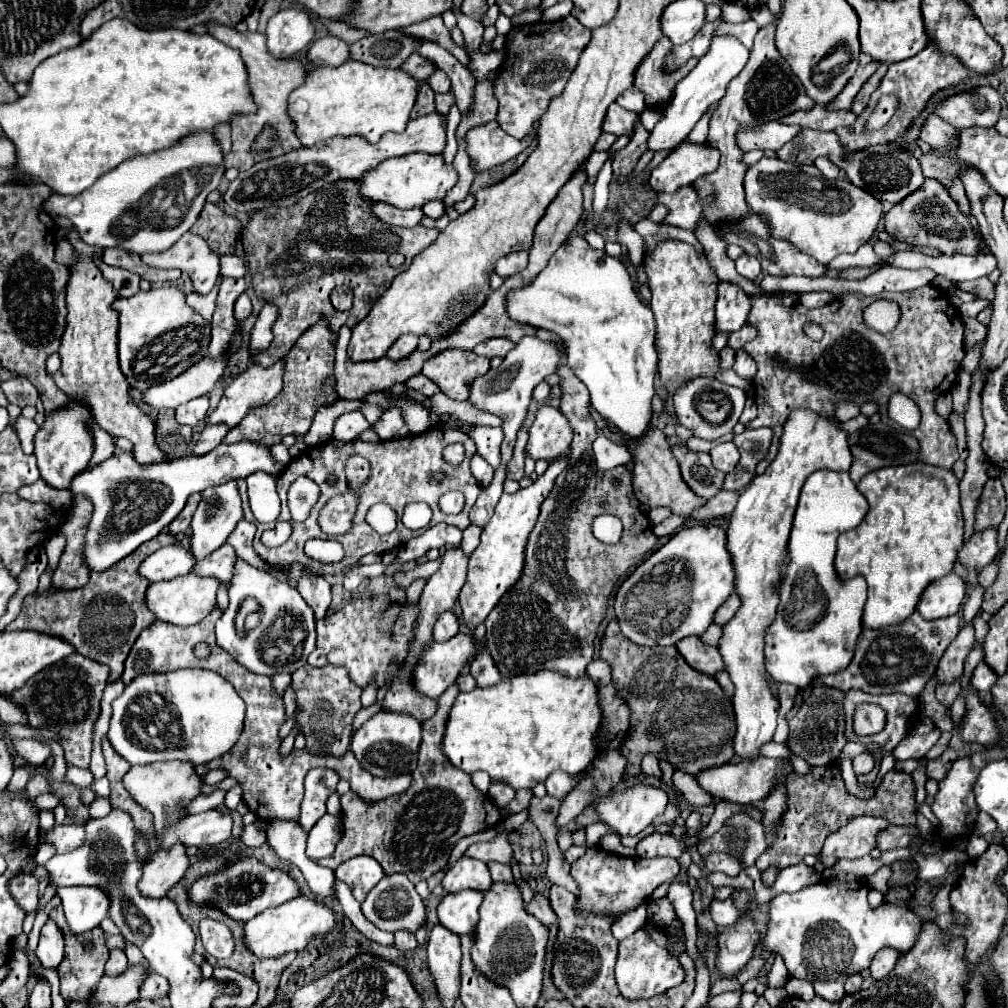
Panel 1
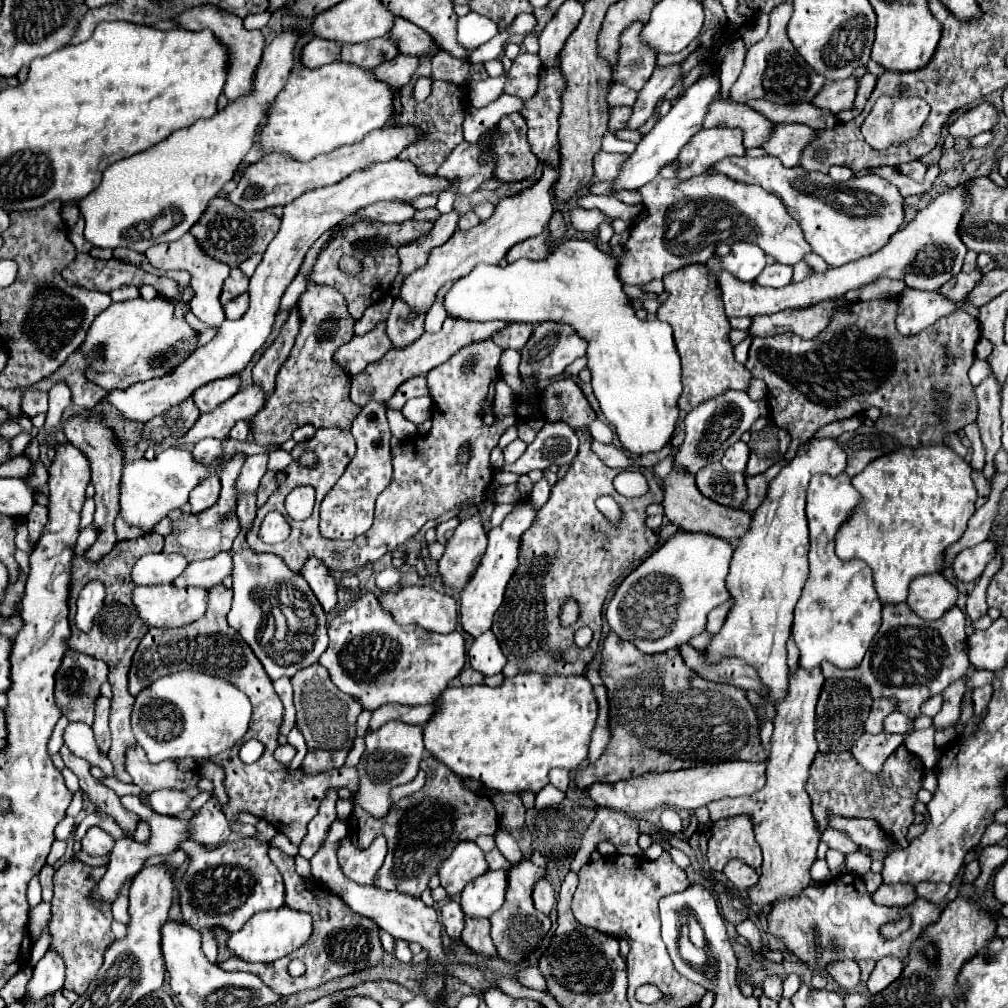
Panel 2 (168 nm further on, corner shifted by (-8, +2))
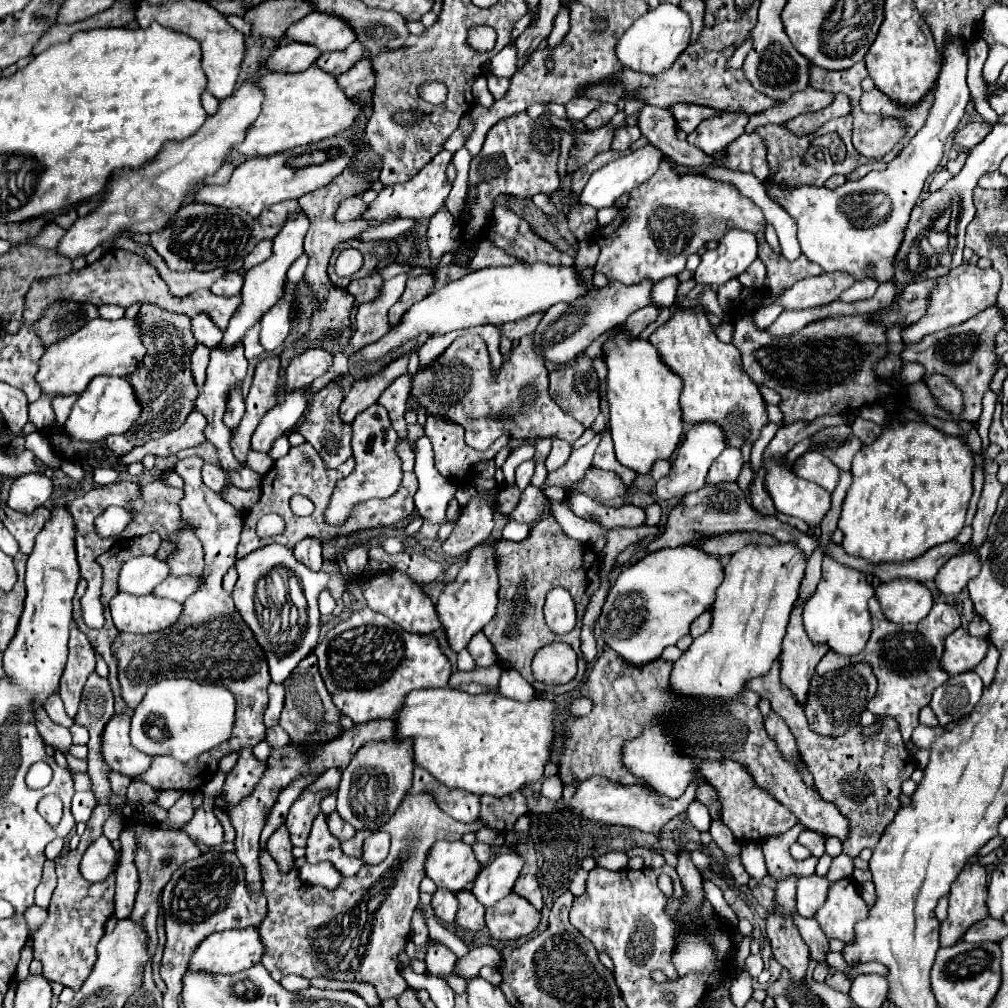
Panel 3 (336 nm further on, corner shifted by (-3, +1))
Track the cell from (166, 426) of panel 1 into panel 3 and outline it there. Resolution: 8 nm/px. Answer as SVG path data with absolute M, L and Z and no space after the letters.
M142 305L136 315L136 323L142 331L146 355L138 363L138 369L126 375L126 381L132 385L136 399L142 407L142 413L126 433L106 437L106 445L114 455L124 455L134 447L150 439L158 439L168 431L176 429L178 425L182 425L182 421L194 409L194 401L198 397L198 387L194 383L190 369L190 353L196 347L190 317L162 311L152 305Z

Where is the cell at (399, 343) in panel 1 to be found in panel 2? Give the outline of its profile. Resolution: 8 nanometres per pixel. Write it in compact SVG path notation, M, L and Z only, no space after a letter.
M397 298L393 302L391 314L387 318L387 334L389 334L395 348L407 348L425 332L423 330L423 316L417 316L411 322L405 322L403 316L407 316L407 304L403 304Z

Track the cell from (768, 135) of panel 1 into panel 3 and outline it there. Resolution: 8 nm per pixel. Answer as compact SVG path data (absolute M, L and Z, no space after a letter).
M676 103L670 107L674 119L678 121L678 129L684 133L692 133L706 117L714 117L714 109L694 105L694 103Z

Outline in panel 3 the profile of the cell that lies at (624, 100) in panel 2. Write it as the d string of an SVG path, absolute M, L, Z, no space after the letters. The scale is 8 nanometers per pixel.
M580 97L578 99L570 99L566 103L566 115L572 121L582 121L582 117L586 117L586 113L594 111L598 105L600 105L598 101L584 101Z

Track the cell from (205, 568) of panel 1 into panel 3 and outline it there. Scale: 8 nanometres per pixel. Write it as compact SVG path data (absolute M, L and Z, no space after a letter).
M168 575L160 585L154 587L154 595L156 597L166 597L178 603L184 603L196 589L198 583L202 583L202 577L174 577Z

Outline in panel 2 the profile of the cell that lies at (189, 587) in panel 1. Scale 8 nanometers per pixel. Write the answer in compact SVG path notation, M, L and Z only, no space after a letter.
M155 584L155 586L137 586L133 592L133 600L139 616L143 616L143 620L149 626L179 628L205 616L209 604L209 592L205 588L195 588L195 586L177 588L175 584Z

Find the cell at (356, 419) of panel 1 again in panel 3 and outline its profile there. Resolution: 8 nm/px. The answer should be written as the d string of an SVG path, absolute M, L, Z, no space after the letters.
M372 405L362 411L352 423L352 451L356 459L356 467L352 475L338 481L332 501L326 509L326 521L330 525L340 525L348 519L354 505L368 499L384 499L390 497L402 483L402 461L396 453L398 435L390 425L388 411L382 405Z

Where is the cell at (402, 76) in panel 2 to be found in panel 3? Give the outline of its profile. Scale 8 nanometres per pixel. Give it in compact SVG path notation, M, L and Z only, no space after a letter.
M370 57L360 59L348 73L338 75L336 79L342 91L346 93L346 97L350 99L372 91L374 89L374 69L370 65Z

